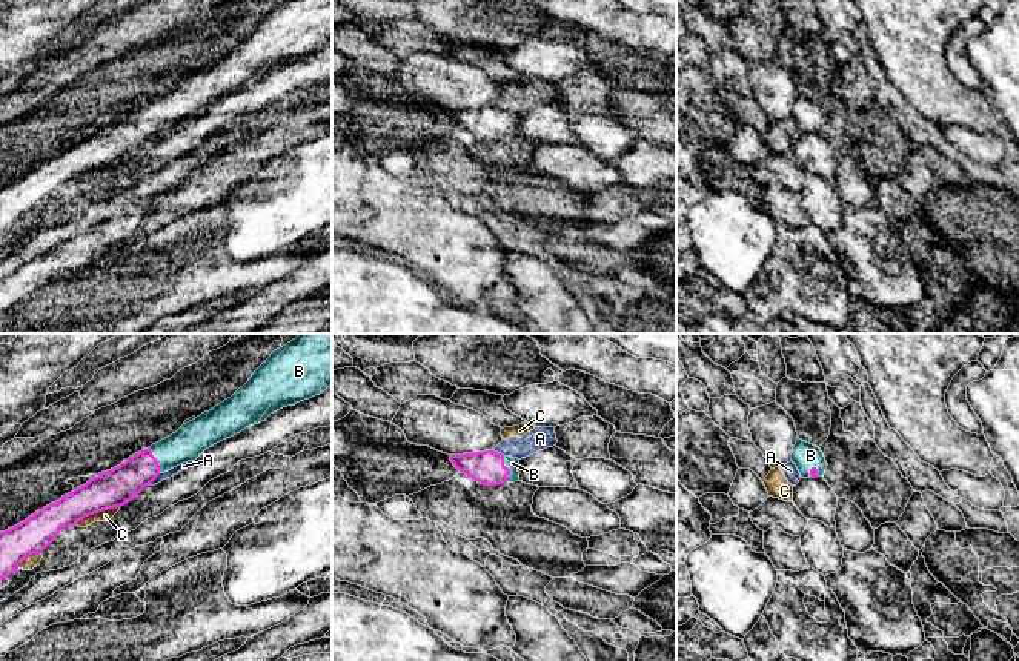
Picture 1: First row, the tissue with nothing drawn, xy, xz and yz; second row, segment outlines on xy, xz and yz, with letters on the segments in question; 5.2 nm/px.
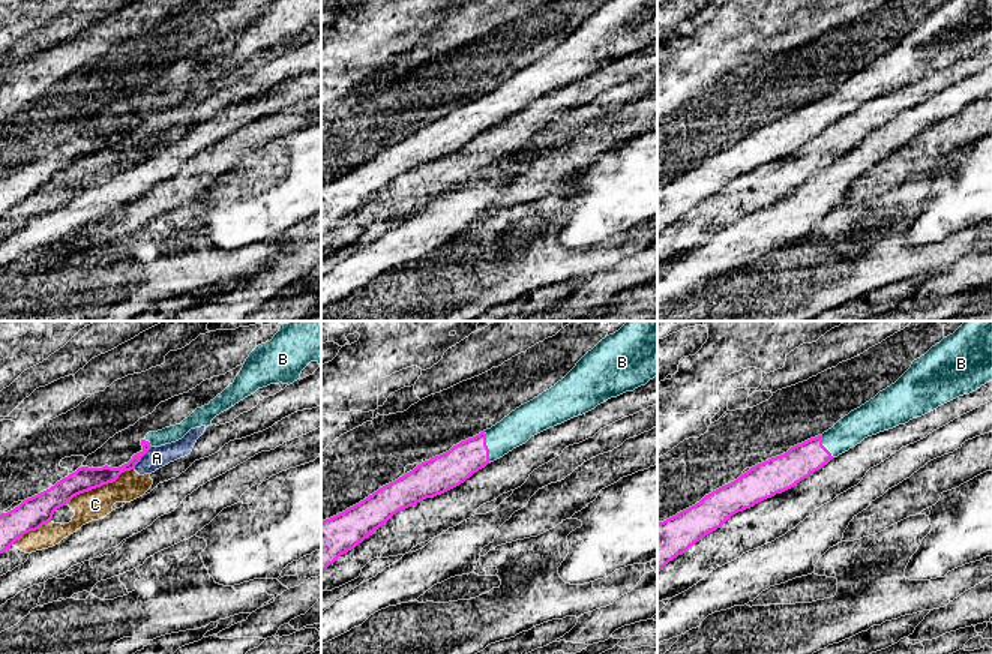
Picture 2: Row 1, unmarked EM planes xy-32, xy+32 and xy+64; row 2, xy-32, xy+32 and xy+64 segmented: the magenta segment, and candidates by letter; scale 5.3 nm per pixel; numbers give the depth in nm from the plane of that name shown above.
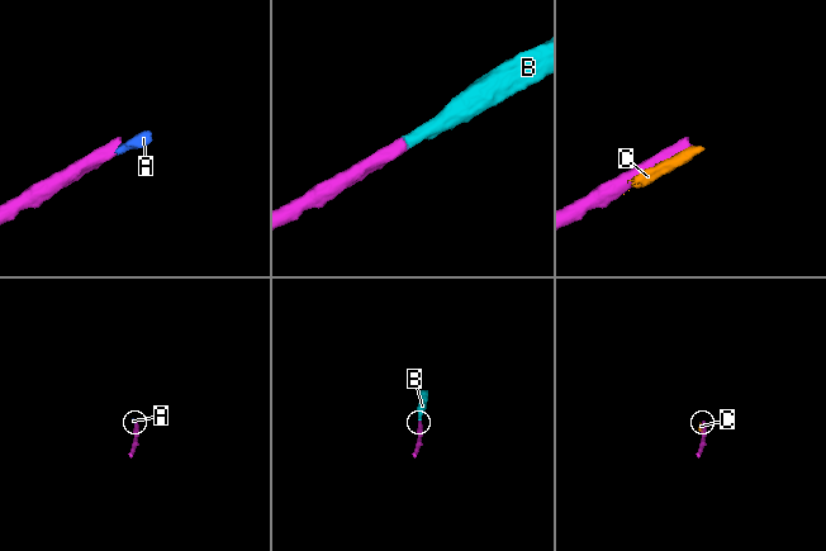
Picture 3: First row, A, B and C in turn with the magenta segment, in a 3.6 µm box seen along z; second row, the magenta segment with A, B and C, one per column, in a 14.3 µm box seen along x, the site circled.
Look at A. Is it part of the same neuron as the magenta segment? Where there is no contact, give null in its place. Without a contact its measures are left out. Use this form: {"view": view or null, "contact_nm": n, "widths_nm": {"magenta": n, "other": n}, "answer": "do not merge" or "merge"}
{"view": "xy", "contact_nm": 90, "widths_nm": {"magenta": 200, "other": 40}, "answer": "do not merge"}

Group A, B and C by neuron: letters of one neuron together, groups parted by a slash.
A C / B

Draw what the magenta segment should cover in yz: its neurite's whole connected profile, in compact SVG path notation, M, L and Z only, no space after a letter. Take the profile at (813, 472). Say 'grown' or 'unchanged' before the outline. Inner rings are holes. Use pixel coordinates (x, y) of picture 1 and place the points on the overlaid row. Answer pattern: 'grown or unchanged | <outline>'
grown | M802 440L796 441L792 461L796 464L802 478L824 477L828 466L821 449Z

